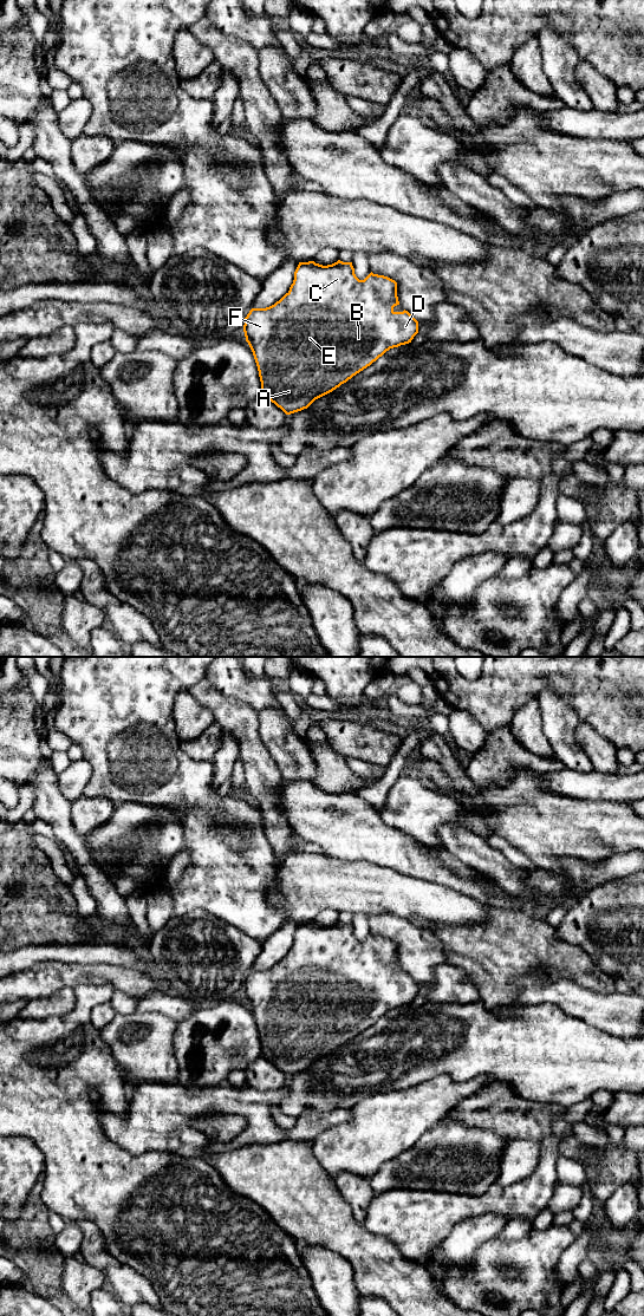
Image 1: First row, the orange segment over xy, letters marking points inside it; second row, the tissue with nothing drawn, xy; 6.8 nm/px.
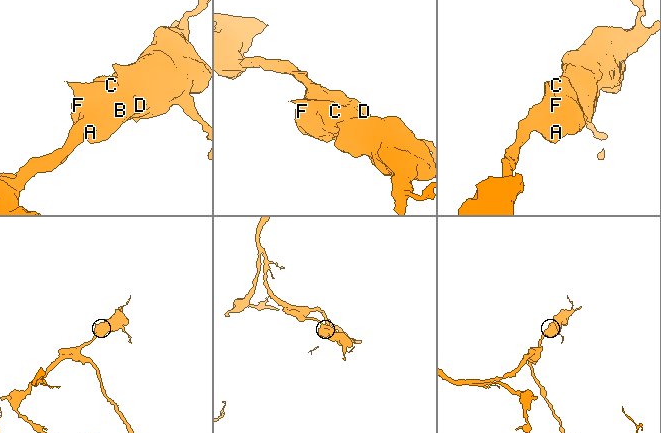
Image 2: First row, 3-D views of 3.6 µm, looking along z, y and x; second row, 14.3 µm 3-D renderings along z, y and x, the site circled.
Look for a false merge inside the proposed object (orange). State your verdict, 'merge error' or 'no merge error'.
no merge error

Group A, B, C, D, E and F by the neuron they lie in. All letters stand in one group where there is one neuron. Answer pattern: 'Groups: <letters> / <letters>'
Groups: A B C D E F

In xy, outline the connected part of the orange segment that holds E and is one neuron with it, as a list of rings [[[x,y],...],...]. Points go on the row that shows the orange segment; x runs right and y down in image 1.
[[[340,260],[327,266],[316,263],[314,261],[299,262],[290,291],[269,307],[252,308],[245,318],[243,332],[258,366],[261,393],[286,415],[301,411],[307,409],[316,399],[332,392],[353,376],[370,366],[390,348],[411,343],[414,337],[418,333],[418,321],[405,310],[403,312],[395,312],[393,307],[397,305],[399,305],[397,282],[388,276],[373,274],[371,272],[364,280],[359,280],[354,274],[352,262],[343,262]]]

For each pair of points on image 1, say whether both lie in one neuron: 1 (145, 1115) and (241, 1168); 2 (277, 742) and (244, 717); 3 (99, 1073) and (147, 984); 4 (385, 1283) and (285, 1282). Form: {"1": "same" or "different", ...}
{"1": "different", "2": "different", "3": "different", "4": "different"}

